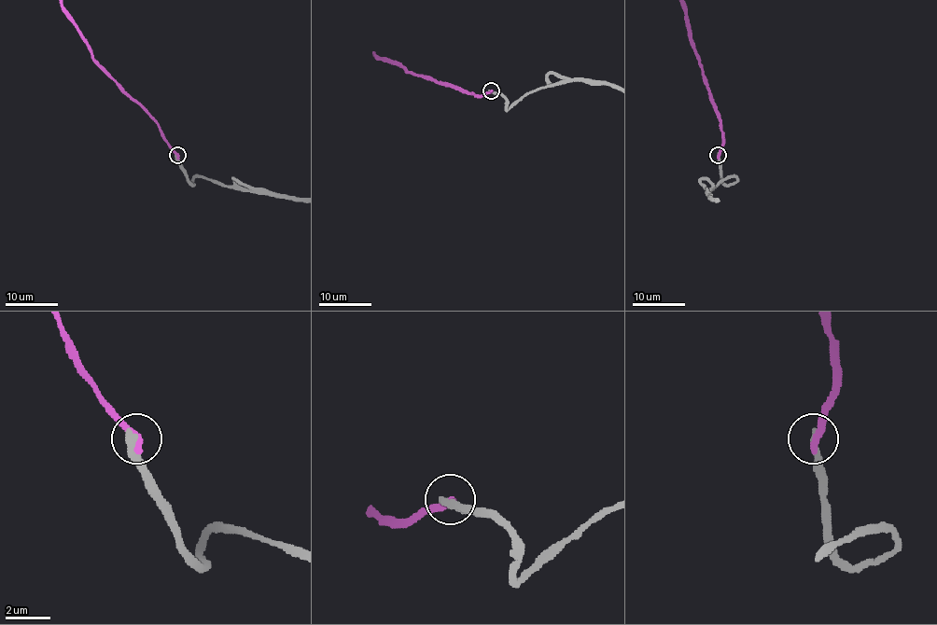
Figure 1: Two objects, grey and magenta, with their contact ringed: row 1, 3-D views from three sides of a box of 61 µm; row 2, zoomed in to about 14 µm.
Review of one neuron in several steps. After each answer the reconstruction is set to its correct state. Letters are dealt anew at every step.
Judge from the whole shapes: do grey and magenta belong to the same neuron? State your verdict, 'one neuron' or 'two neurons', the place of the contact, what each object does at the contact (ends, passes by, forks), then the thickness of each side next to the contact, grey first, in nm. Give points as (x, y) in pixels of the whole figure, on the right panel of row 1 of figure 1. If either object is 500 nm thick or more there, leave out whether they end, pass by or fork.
two neurons | (718, 155) | grey ends | magenta ends | 400/320 nm

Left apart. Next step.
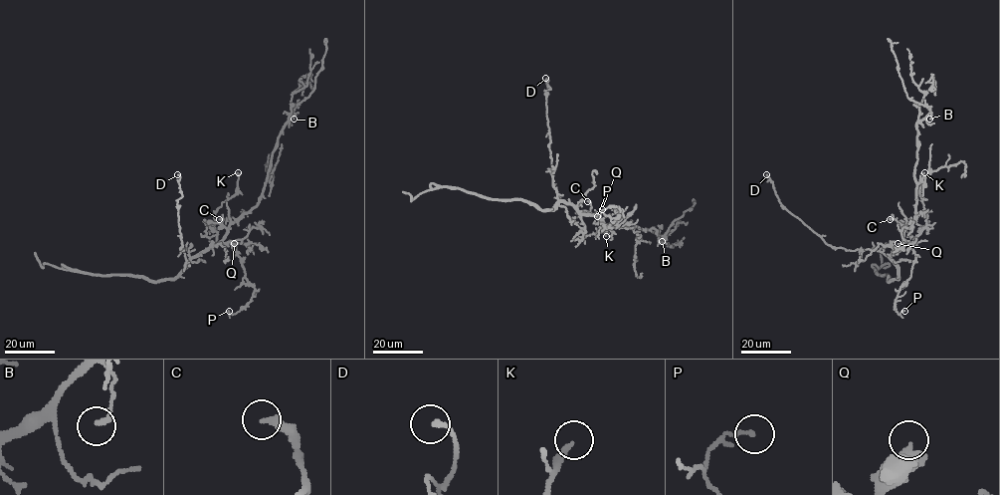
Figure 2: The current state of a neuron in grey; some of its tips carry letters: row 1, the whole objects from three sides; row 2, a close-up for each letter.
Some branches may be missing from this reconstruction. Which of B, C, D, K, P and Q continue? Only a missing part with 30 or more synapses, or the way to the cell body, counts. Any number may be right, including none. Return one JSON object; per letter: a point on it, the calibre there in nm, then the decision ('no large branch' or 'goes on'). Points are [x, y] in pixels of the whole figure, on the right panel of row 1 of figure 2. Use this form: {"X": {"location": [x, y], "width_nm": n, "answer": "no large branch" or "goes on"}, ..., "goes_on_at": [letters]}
{"B": {"location": [929, 119], "width_nm": 160, "answer": "no large branch"}, "C": {"location": [890, 219], "width_nm": 320, "answer": "no large branch"}, "D": {"location": [766, 174], "width_nm": 160, "answer": "no large branch"}, "K": {"location": [924, 172], "width_nm": 200, "answer": "no large branch"}, "P": {"location": [904, 311], "width_nm": 140, "answer": "no large branch"}, "Q": {"location": [898, 243], "width_nm": 420, "answer": "no large branch"}, "goes_on_at": []}

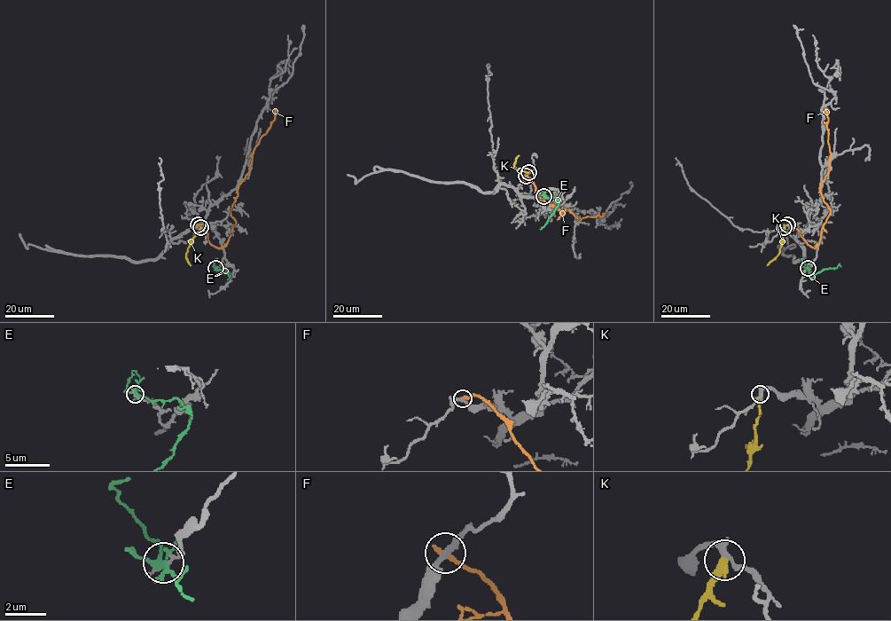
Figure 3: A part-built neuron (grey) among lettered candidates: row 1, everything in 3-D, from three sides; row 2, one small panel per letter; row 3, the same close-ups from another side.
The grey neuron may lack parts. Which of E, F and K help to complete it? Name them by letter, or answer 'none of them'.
K

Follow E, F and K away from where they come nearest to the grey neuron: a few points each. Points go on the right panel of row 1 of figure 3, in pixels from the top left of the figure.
E: (808, 268), (811, 276), (824, 269), (840, 266)
F: (787, 224), (793, 225), (815, 248), (829, 215), (819, 188), (830, 169), (824, 108)
K: (784, 227), (779, 254), (767, 265)

